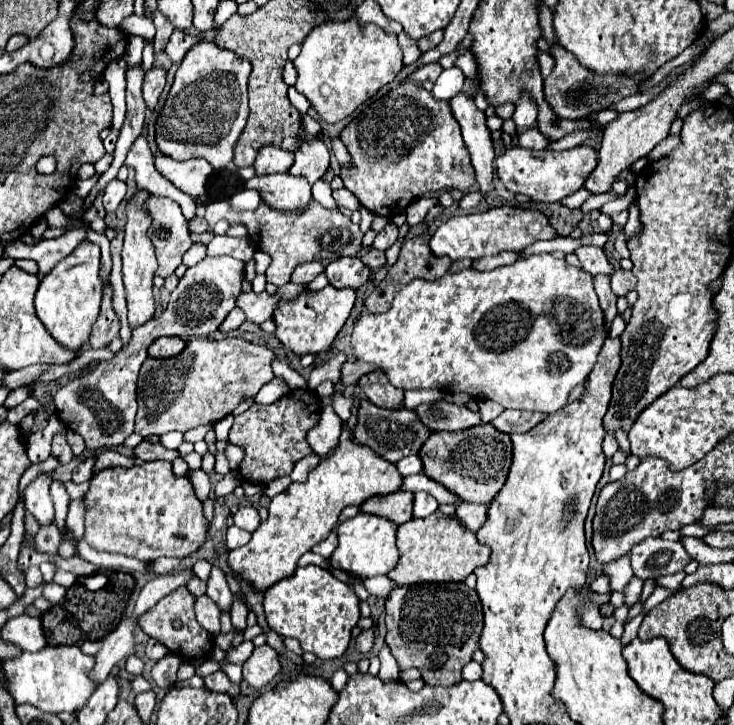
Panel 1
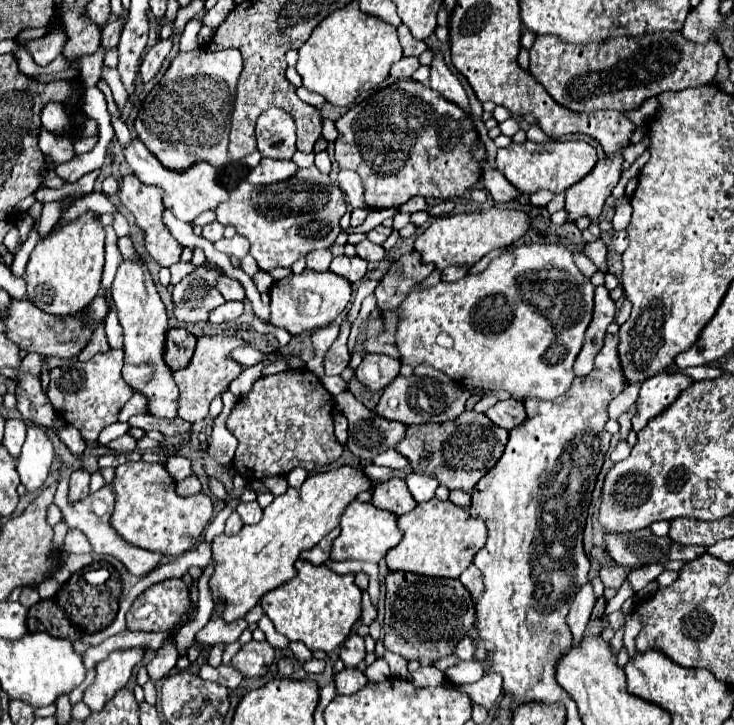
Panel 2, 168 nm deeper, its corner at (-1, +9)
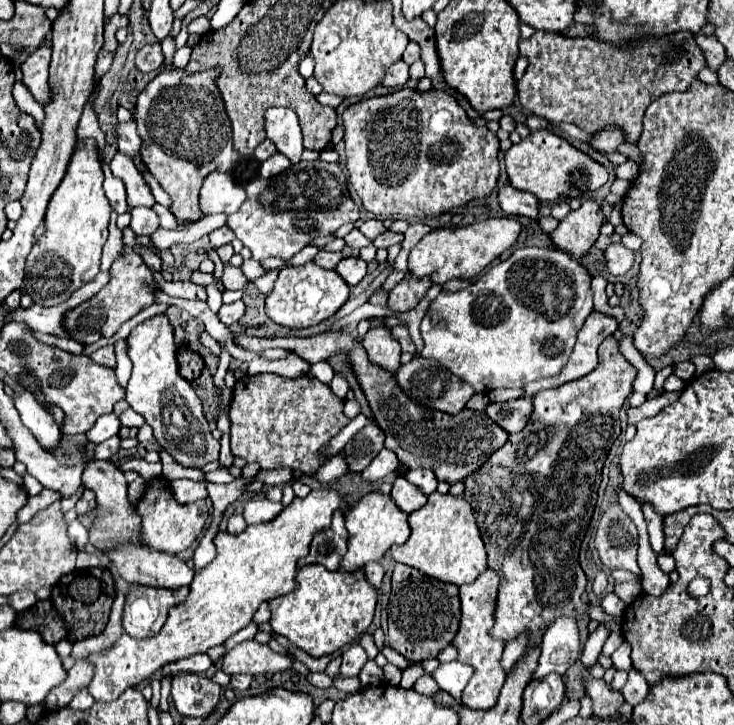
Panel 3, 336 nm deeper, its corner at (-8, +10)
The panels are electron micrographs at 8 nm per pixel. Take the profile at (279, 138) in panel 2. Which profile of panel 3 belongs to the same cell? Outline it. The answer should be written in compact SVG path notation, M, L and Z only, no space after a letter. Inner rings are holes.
M272 107L266 111L266 135L274 141L280 153L284 153L292 163L300 161L304 151L302 133L296 113L284 107Z

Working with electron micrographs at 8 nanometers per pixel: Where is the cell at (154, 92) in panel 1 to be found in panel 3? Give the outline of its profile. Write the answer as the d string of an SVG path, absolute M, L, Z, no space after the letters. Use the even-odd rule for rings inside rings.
M160 43L146 45L136 53L136 69L142 73L158 71L162 67L162 63L164 63L164 55L160 49Z

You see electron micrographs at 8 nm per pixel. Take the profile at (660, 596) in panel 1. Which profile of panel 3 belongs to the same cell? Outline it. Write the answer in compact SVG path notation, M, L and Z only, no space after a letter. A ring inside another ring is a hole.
M630 671L628 673L628 683L624 685L624 689L622 689L622 697L624 697L624 701L628 703L628 705L638 705L640 701L644 701L644 697L646 697L646 693L648 693L648 689L650 689L650 685L646 683L646 679L638 673L638 671Z

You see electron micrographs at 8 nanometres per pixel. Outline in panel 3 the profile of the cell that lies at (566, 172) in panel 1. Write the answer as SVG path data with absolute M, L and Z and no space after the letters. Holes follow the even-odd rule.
M548 129L530 133L526 139L512 145L506 151L506 171L514 189L532 193L540 203L554 203L560 197L584 197L608 181L608 171L600 163Z

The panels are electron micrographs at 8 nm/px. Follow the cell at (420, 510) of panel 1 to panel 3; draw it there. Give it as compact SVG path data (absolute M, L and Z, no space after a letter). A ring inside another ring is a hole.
M414 469L414 471L408 471L406 473L406 479L410 483L414 483L416 487L420 487L420 491L424 495L430 495L436 491L436 485L438 485L438 479L436 475L432 473L432 469Z

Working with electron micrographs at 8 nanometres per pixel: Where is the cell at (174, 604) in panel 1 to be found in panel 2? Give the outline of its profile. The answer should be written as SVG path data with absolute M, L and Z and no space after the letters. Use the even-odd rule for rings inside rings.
M171 578L153 584L133 602L127 612L127 628L145 632L171 632L185 614L189 614L189 620L193 620L197 616L197 606L191 604L185 582Z

